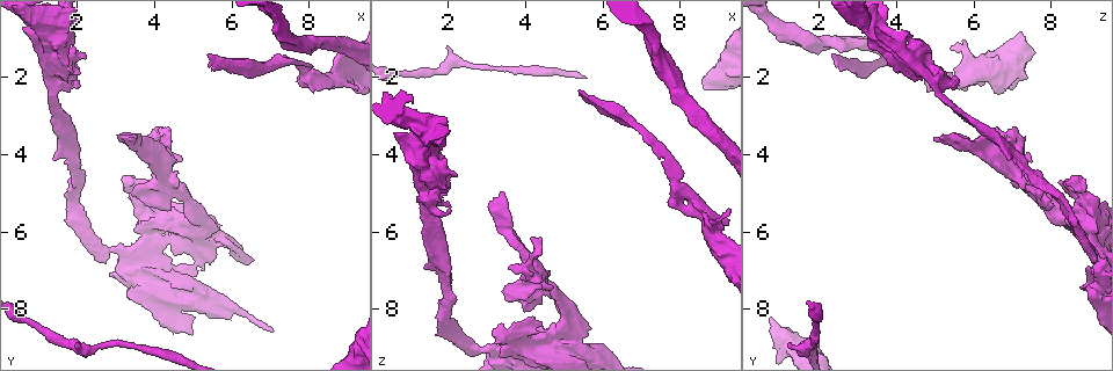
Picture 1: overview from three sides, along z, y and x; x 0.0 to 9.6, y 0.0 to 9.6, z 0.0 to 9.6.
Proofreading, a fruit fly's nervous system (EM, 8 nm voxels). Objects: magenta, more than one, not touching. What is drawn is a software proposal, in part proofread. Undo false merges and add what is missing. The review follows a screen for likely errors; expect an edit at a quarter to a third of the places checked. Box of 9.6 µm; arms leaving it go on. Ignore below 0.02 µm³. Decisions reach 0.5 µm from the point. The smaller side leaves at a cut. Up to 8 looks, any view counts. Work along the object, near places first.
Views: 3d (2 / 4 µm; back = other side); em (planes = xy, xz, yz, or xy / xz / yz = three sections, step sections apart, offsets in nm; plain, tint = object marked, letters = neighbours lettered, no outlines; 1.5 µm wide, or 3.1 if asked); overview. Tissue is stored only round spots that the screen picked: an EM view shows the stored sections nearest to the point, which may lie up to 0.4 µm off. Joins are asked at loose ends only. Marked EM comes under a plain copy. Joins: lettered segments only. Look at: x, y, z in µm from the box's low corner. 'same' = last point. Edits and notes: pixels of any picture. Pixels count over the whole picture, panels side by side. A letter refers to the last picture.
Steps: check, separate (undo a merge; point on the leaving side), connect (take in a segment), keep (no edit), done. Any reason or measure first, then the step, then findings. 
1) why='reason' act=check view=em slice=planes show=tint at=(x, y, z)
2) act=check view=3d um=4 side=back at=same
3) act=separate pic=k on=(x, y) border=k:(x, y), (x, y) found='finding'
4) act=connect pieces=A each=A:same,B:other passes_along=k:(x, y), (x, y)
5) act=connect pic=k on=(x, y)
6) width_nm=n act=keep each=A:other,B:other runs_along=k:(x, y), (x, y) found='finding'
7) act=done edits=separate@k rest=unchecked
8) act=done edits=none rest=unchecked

why='free end' act=check view=em slice=xz step=8 show=letters at=(3.40, 3.60, 4.95)

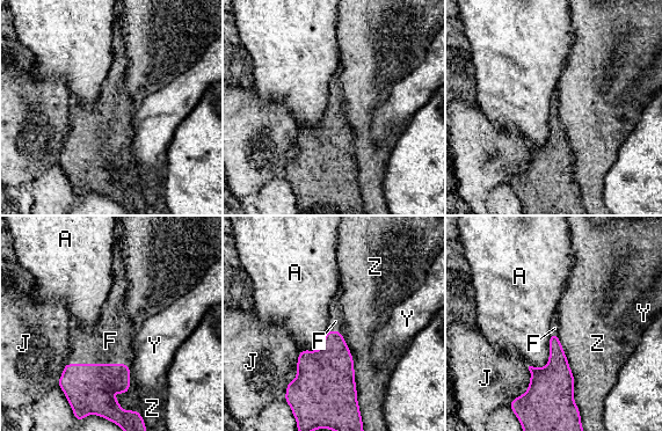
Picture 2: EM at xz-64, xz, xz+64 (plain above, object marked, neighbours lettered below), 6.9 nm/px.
longest_contact=Z:500nm act=connect pieces=F each=A:other,F:same,J:other,Y:other,Z:other found='the neuron continues'

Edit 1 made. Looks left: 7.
act=check view=overview

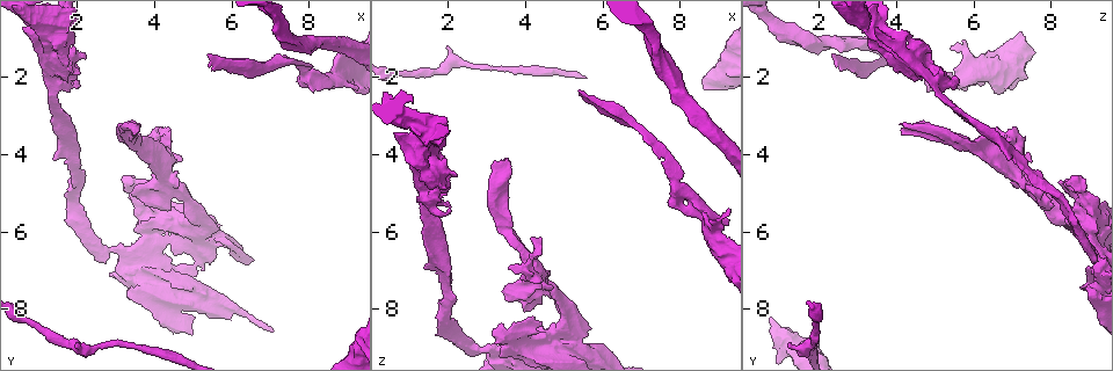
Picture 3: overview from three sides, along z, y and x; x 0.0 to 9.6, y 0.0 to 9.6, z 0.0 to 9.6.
why='branch stops here' act=check view=em slice=xz step=4 show=letters at=(2.05, 2.20, 5.50)

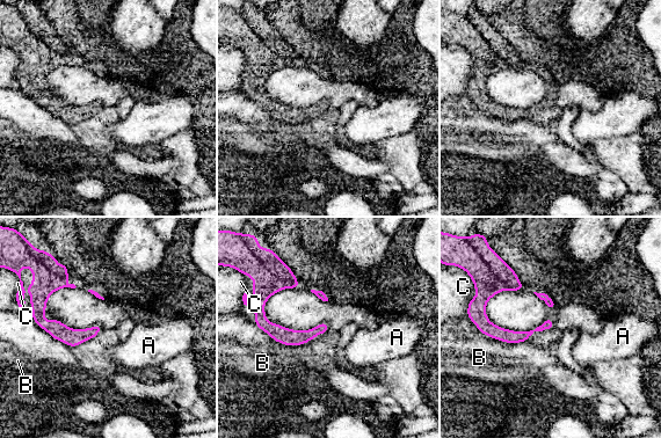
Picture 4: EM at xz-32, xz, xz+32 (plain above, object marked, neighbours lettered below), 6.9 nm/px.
act=keep each=A:other,B:other,C:other border=4:(481, 333), (505, 342), (528, 341) found='none of them fits'

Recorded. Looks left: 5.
why='end of a long branch' act=check view=em slice=planes show=tint at=(5.40, 1.70, 2.50)

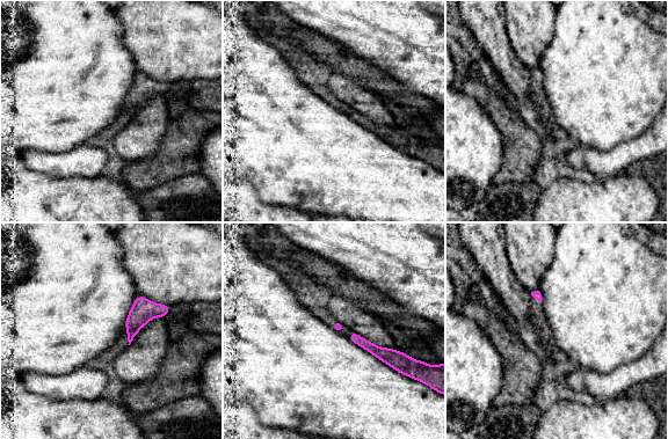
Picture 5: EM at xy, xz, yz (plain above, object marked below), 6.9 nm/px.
act=check view=em slice=planes show=letters at=same

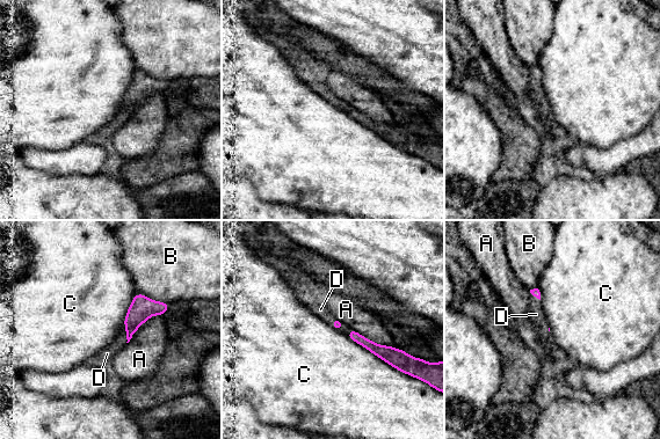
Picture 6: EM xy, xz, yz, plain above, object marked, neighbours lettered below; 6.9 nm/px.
act=connect pieces=D each=A:other,B:other,C:other,D:same passes_along=6:(142, 308), (125, 333), (107, 353) found='the neuron continues'

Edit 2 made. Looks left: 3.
act=done edits=connect@2,connect@6 rest=unchecked

